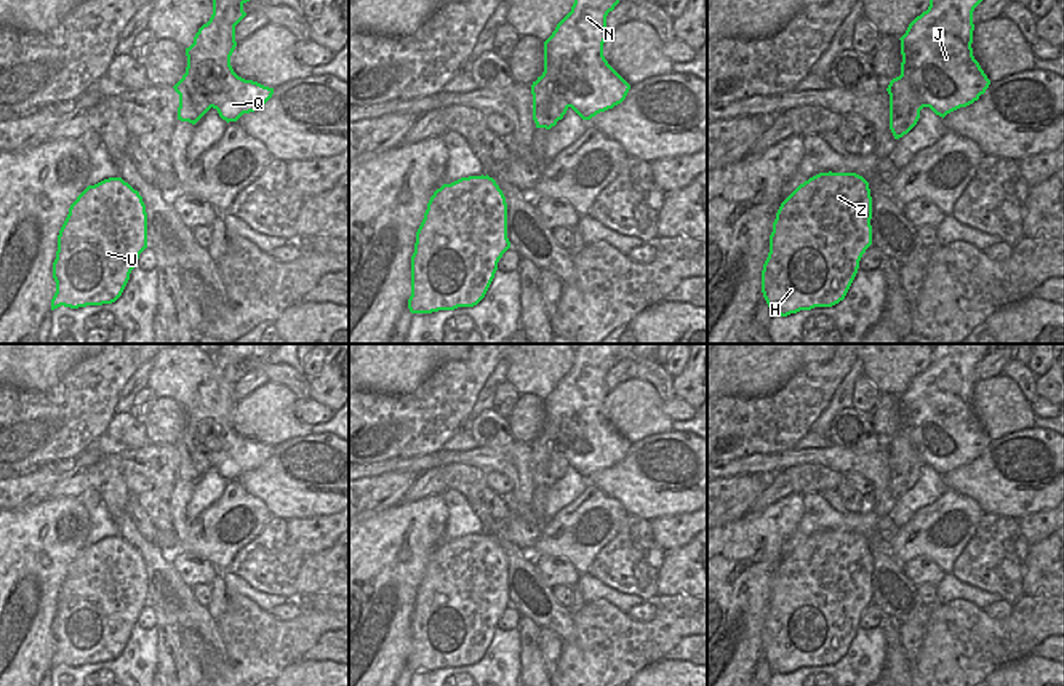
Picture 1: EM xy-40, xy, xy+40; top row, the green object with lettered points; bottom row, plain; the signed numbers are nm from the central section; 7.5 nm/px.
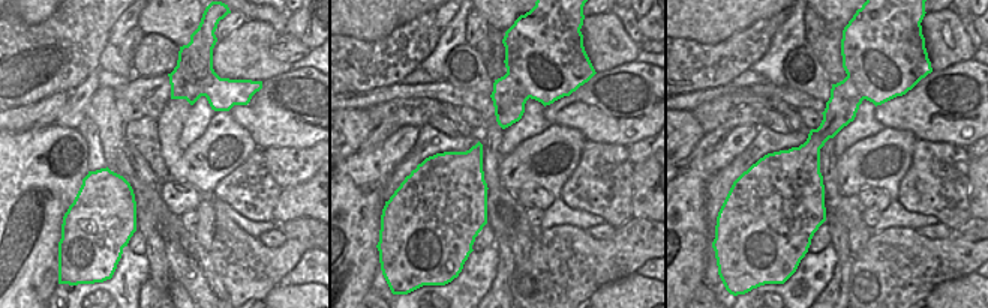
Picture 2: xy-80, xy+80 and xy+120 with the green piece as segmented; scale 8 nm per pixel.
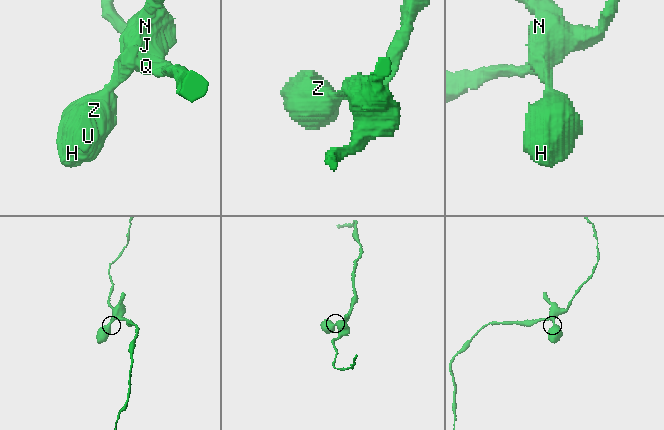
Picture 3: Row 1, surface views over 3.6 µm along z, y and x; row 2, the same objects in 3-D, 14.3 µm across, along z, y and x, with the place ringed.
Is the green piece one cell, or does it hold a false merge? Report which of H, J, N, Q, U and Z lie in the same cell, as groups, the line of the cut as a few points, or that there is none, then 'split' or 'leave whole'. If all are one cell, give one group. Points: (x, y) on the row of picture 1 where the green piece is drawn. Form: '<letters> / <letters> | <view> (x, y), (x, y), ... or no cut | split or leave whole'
H U Z / J N Q | xy-40 (186, 71), (191, 82), (205, 91), (212, 106) | split

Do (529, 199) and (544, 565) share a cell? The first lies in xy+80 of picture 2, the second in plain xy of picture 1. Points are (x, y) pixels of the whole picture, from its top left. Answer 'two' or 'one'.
one

